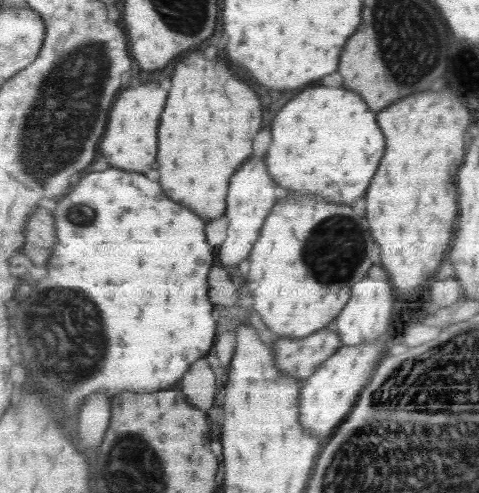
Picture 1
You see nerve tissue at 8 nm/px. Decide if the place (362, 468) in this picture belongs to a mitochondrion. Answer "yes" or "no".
yes

